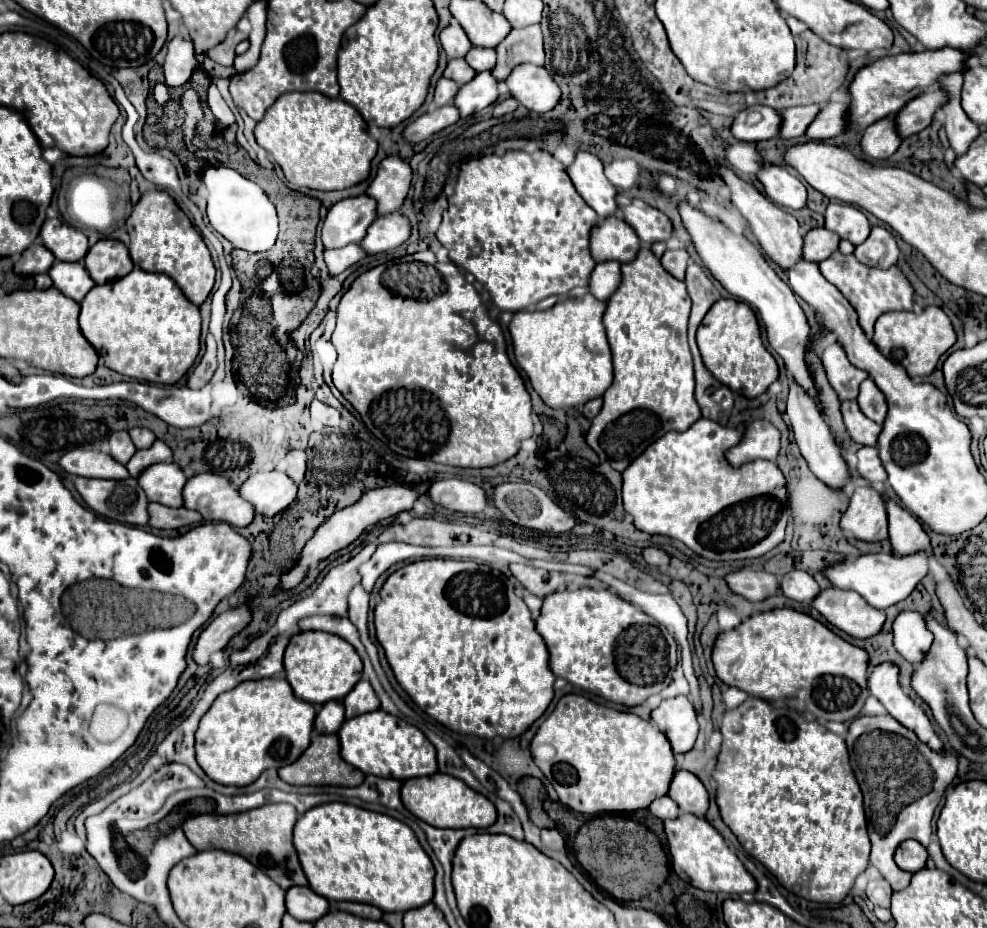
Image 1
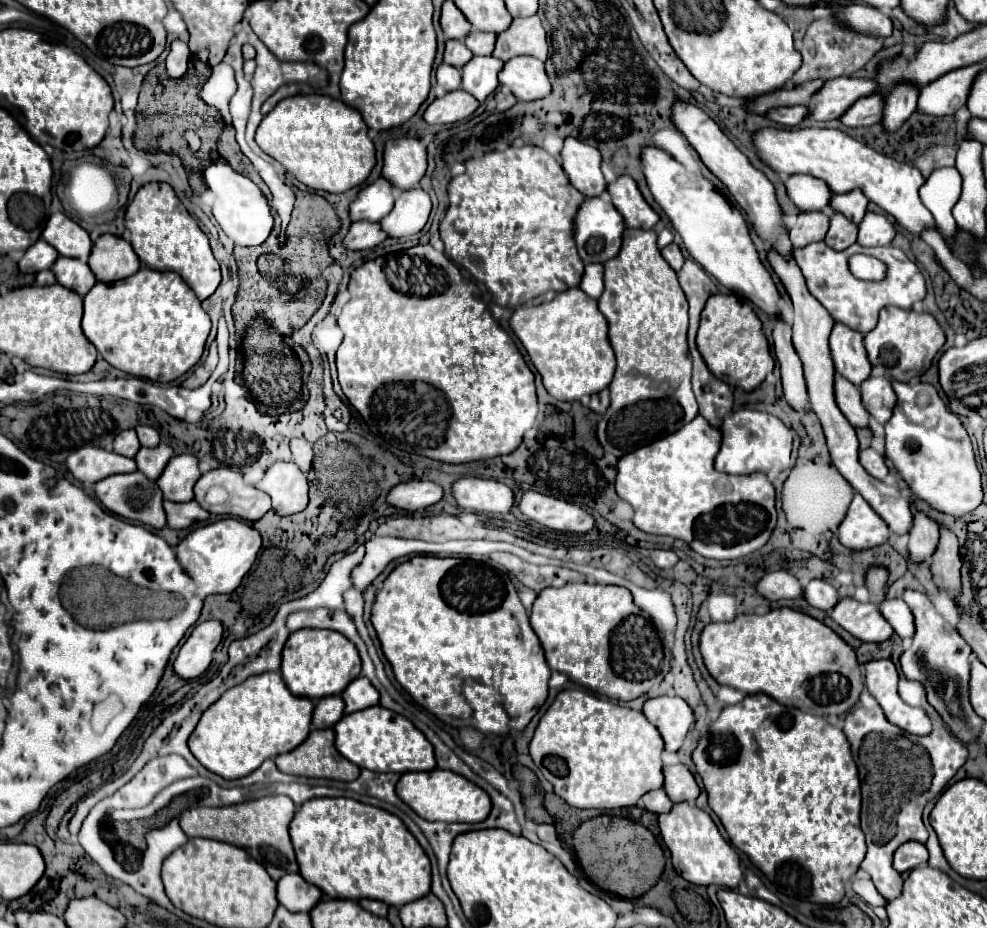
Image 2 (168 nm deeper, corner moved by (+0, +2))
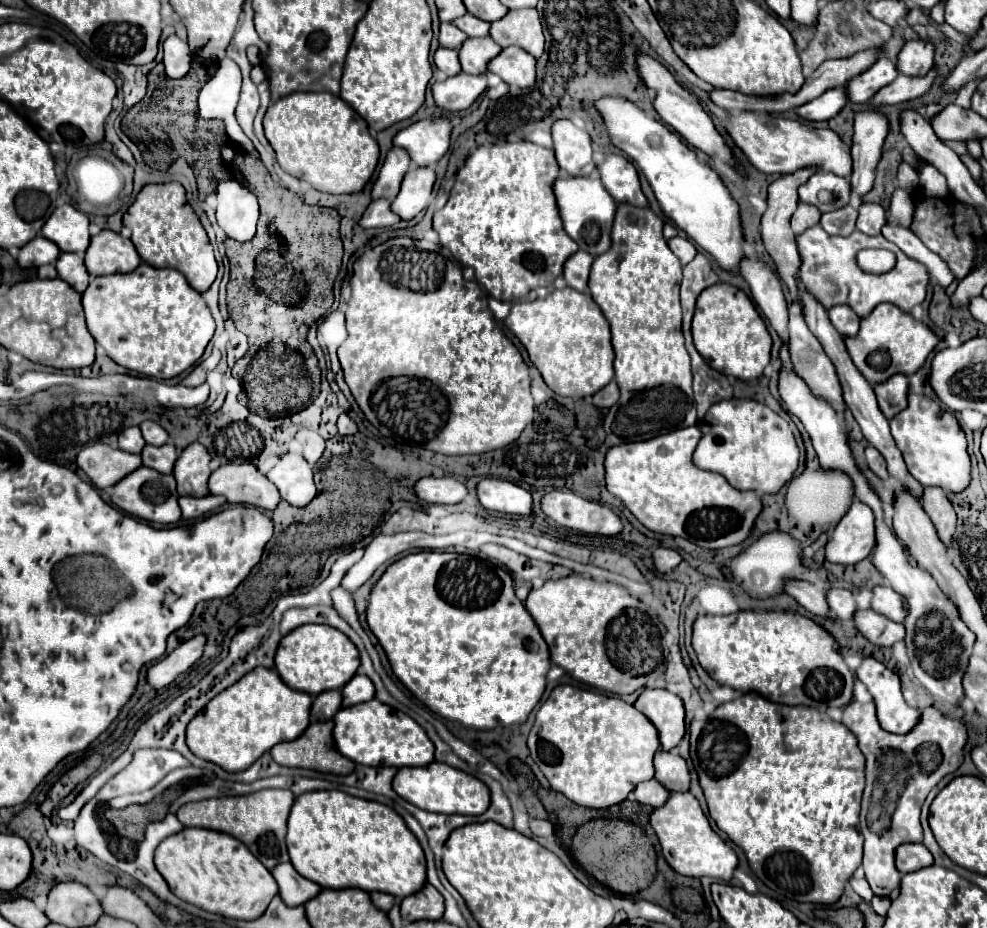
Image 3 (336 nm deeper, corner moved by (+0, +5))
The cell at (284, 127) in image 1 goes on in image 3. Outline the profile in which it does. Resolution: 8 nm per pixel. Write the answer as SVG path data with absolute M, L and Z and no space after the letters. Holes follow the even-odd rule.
M291 93L269 105L263 119L263 127L265 137L277 153L281 169L297 179L311 183L313 189L321 193L359 193L371 179L379 161L379 145L369 135L363 117L359 117L359 113L355 113L343 99L331 93Z

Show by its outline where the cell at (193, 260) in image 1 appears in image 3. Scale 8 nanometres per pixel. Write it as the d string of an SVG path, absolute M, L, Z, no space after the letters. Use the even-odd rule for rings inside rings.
M181 183L145 185L125 211L123 225L129 225L133 233L131 241L145 263L153 267L177 269L199 293L207 291L213 285L217 277L217 261L213 255L213 247L199 217L187 205L185 189Z

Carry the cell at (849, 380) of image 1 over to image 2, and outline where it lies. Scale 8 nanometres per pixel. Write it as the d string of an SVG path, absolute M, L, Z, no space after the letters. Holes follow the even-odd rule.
M835 324L831 332L831 358L835 364L835 372L845 376L849 382L859 386L863 380L869 378L871 366L863 346L863 334L851 330L845 324Z

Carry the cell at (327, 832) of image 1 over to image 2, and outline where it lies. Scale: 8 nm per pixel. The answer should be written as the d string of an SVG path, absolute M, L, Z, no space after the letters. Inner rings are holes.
M313 798L297 810L289 832L301 876L321 888L321 892L329 898L371 898L389 906L403 906L431 892L431 864L427 854L401 822L401 818L387 810L361 804L353 798Z

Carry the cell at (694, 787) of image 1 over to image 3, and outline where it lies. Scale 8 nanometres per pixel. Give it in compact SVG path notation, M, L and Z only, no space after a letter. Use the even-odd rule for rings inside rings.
M659 751L655 755L655 779L665 785L669 793L675 791L689 791L689 769L683 757L669 753L669 751Z

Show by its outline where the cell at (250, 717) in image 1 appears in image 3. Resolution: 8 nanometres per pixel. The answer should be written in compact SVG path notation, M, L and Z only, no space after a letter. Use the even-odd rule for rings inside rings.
M253 669L241 681L221 691L201 713L189 721L189 749L225 771L243 771L251 767L265 751L283 741L297 739L309 725L313 697L287 687L275 669Z

